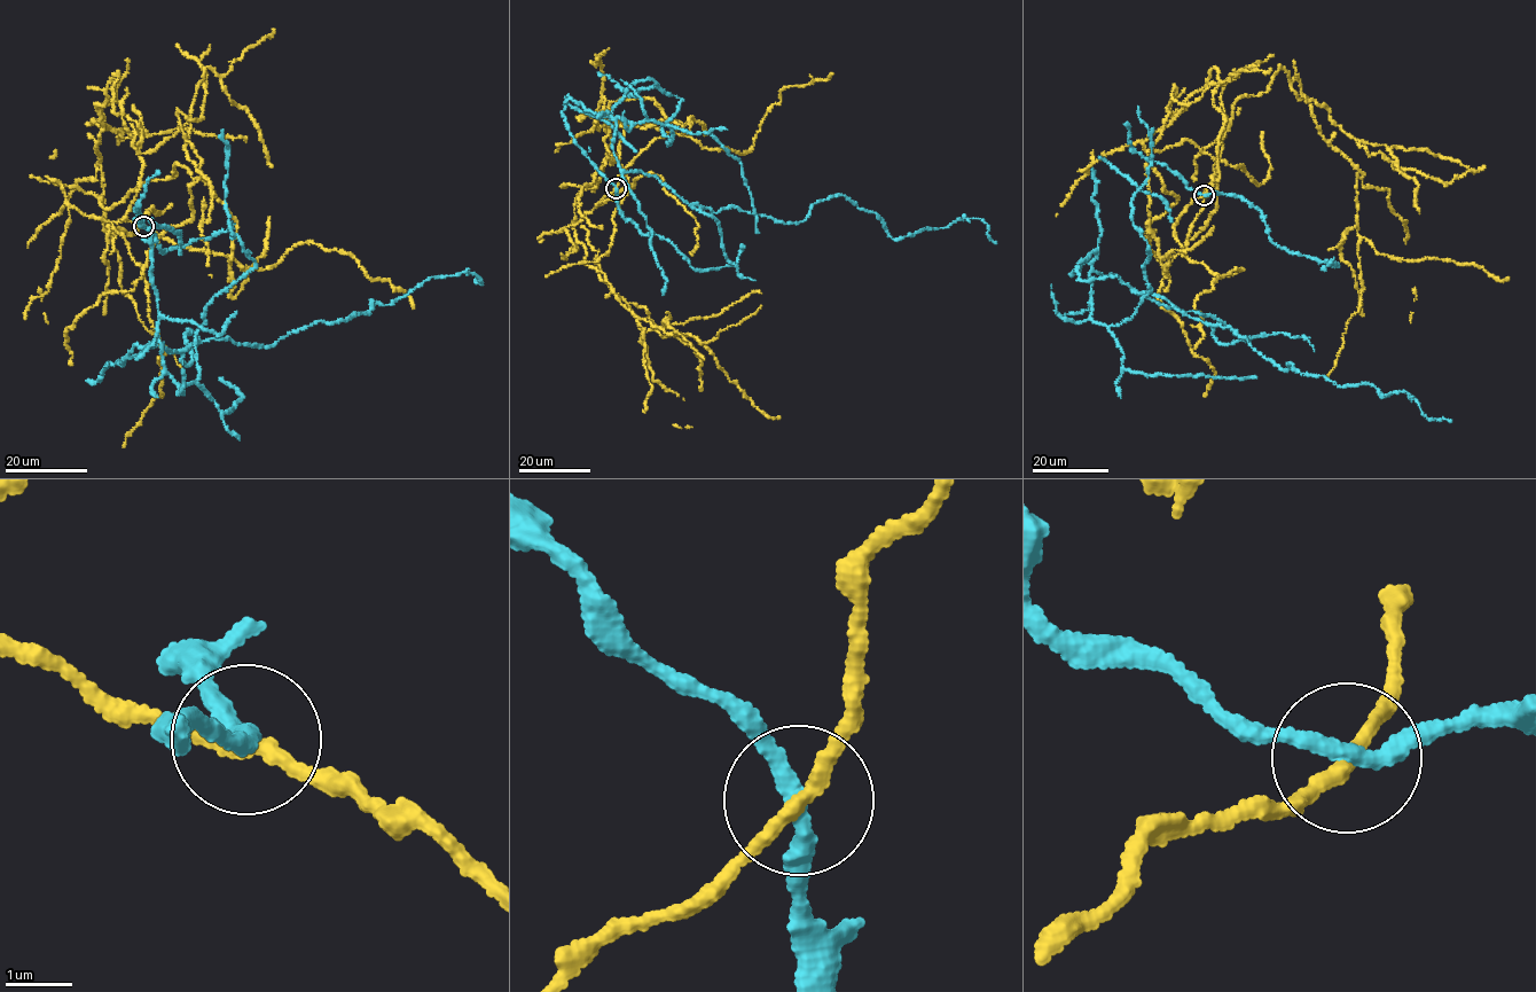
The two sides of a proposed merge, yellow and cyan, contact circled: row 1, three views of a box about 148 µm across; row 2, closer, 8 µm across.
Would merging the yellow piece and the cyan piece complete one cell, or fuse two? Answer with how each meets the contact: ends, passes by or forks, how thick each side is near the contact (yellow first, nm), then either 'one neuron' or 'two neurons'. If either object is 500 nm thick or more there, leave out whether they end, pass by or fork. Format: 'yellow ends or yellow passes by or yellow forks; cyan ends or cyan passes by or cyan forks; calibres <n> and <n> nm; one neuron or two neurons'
yellow passes by; cyan passes by; calibres 220 and 260 nm; one neuron

